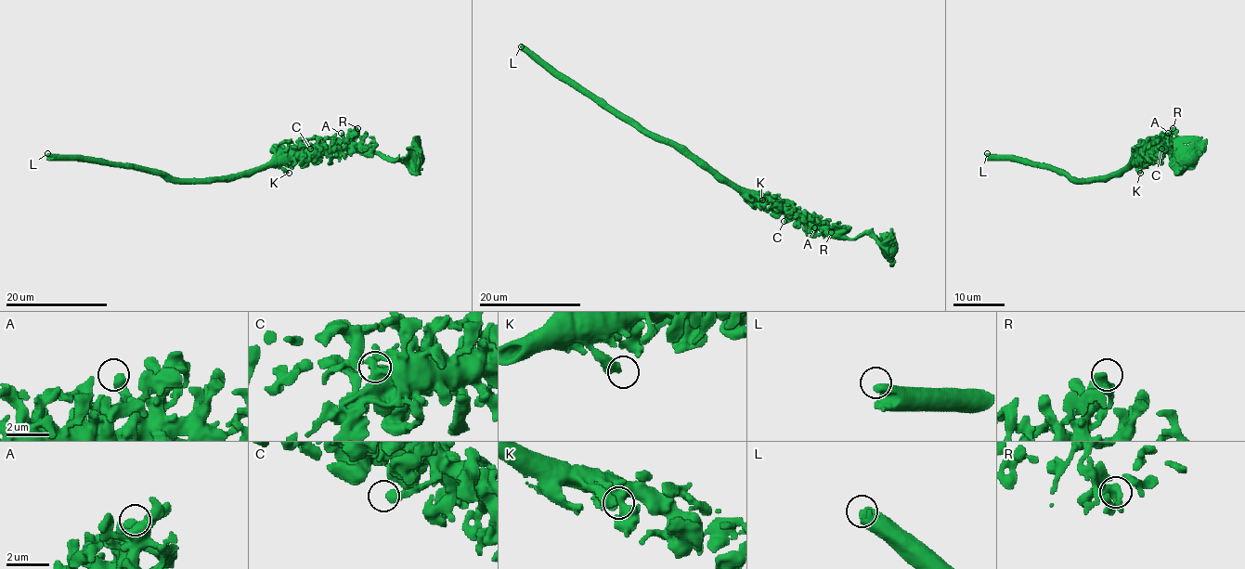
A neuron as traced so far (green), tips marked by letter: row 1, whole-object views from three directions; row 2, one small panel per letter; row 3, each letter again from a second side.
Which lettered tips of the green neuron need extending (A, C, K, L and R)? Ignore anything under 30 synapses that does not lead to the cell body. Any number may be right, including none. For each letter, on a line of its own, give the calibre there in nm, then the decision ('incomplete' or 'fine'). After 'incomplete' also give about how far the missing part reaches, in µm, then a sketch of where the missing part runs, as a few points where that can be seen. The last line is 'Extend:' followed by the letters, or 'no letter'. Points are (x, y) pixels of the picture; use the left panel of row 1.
A: 500 nm | fine
C: 400 nm | fine
K: 460 nm | fine
L: 550 nm | incomplete | 100 µm
R: 400 nm | fine
Extend: L

